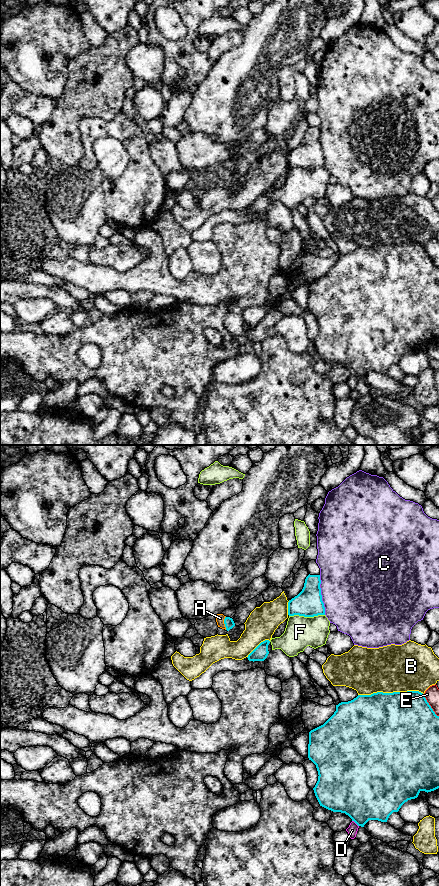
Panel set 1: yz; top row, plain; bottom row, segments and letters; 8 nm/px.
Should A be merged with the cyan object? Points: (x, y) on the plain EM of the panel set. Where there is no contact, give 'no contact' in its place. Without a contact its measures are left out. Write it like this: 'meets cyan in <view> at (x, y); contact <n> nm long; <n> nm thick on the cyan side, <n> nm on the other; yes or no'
meets cyan in yz at (224, 175); contact 110 nm long; 80 nm thick on the cyan side, 70 nm on the other; yes

